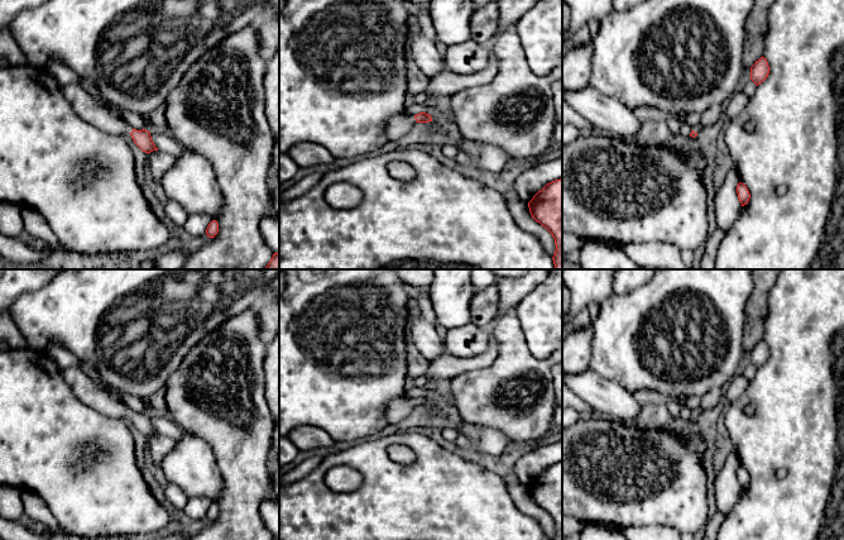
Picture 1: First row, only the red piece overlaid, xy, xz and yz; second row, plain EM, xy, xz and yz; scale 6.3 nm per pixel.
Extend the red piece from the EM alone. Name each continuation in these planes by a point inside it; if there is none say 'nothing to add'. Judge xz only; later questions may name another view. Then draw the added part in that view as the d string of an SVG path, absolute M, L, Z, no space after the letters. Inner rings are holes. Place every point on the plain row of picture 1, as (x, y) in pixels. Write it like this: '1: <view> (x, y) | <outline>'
1: xz (396, 410) | M402 397L392 400L387 403L384 414L389 425L394 425L404 420L416 407L412 398Z

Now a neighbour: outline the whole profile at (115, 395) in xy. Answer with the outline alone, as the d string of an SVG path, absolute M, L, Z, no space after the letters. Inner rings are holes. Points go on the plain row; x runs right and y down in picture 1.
M81 360L81 367L80 367L92 381L95 381L96 383L99 383L106 392L107 395L121 403L124 402L124 392L121 391L116 391L114 388L110 388L105 381L101 379L101 377L99 376L99 373L88 364L86 364L85 362Z

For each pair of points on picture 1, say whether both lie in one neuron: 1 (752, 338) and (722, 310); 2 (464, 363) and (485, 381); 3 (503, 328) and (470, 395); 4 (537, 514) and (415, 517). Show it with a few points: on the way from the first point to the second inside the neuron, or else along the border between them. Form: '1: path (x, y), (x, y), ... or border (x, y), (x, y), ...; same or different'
1: border (748, 300), (744, 307), (743, 350); different
2: border (498, 354), (489, 364), (460, 372), (450, 378); different
3: path (506, 344), (506, 361), (487, 380); same
4: border (508, 490), (512, 502), (542, 526); different

